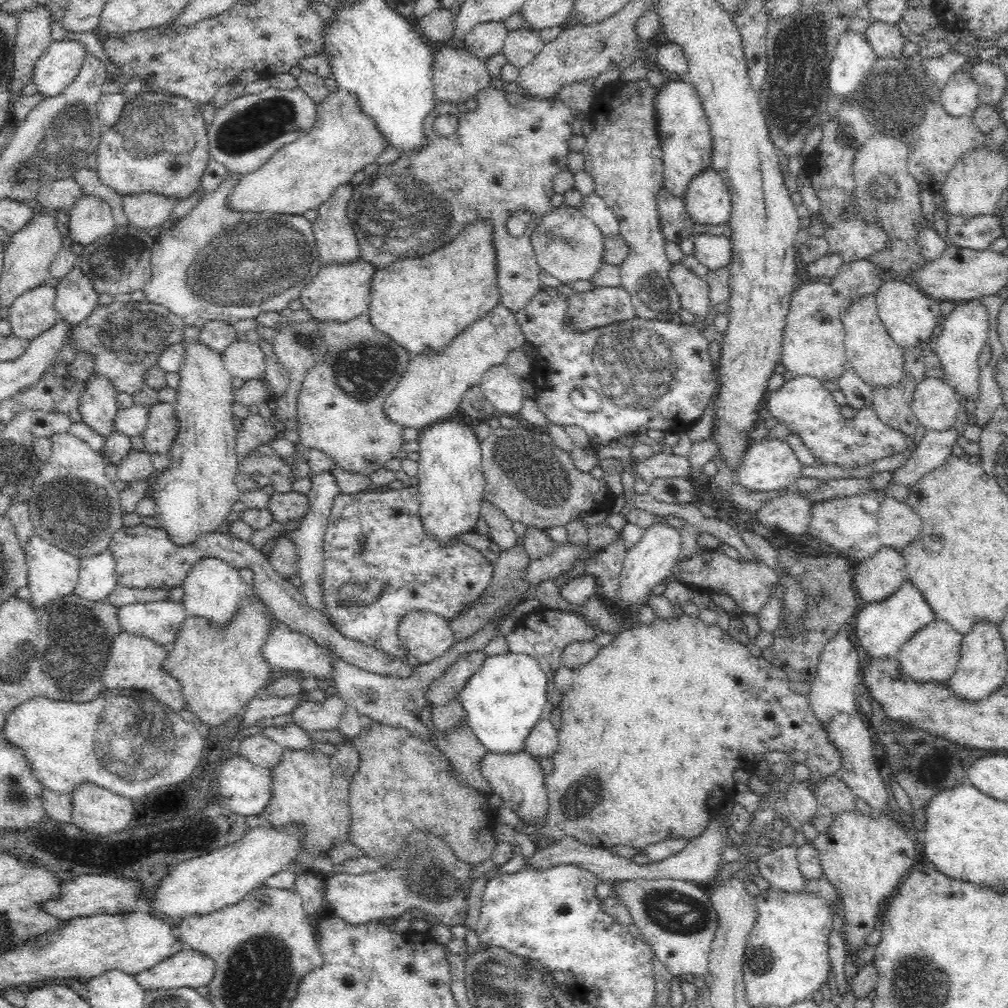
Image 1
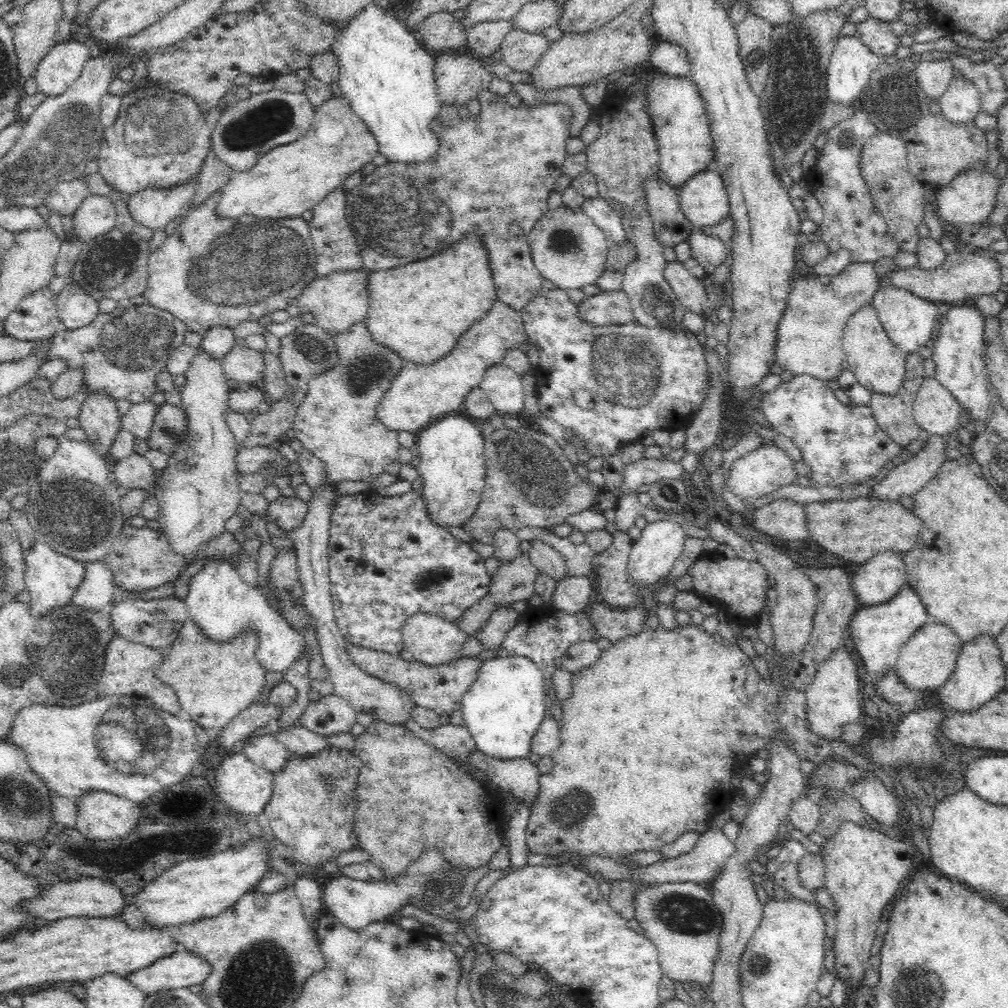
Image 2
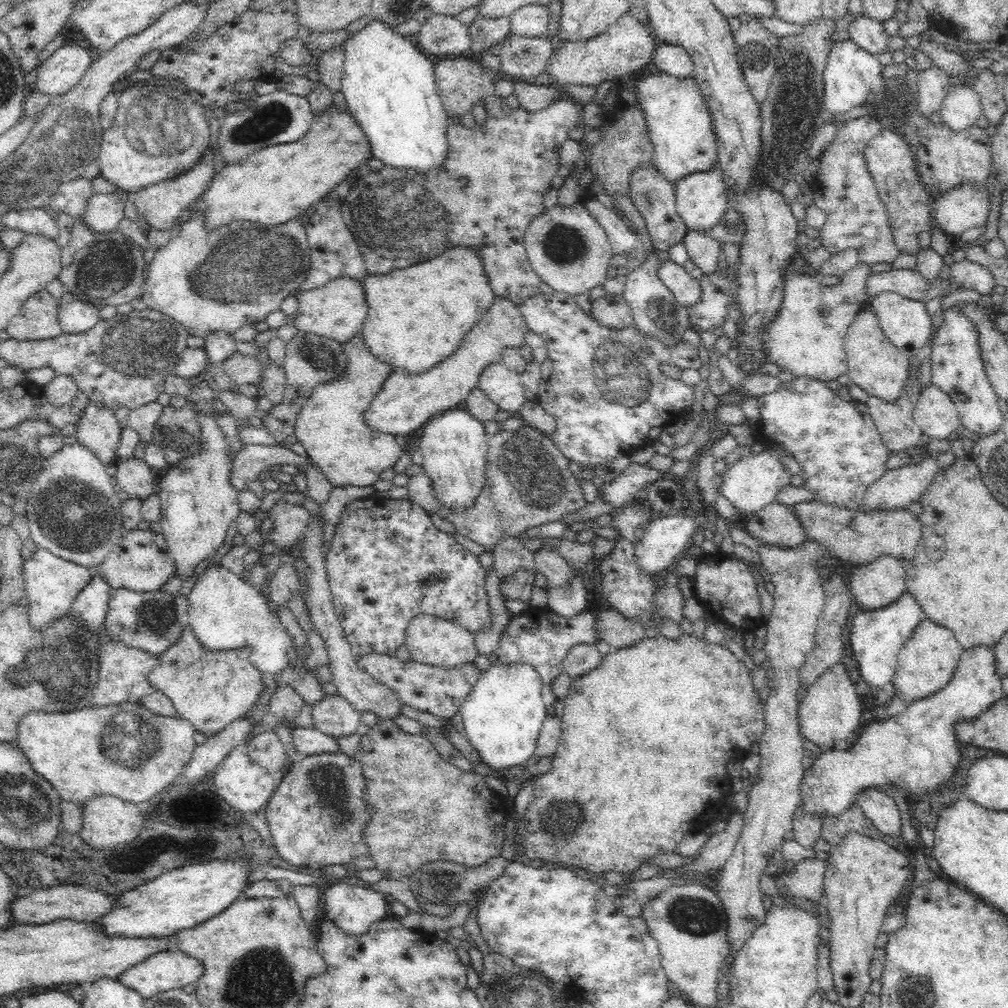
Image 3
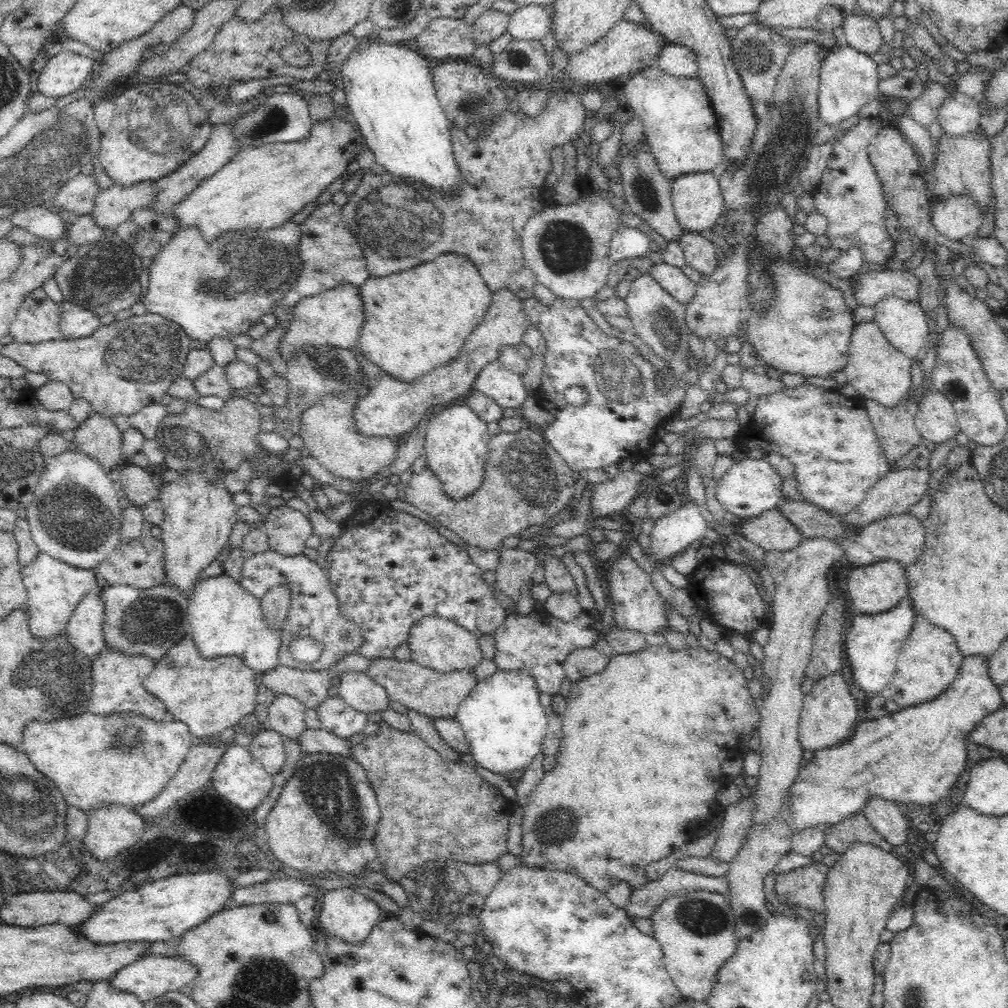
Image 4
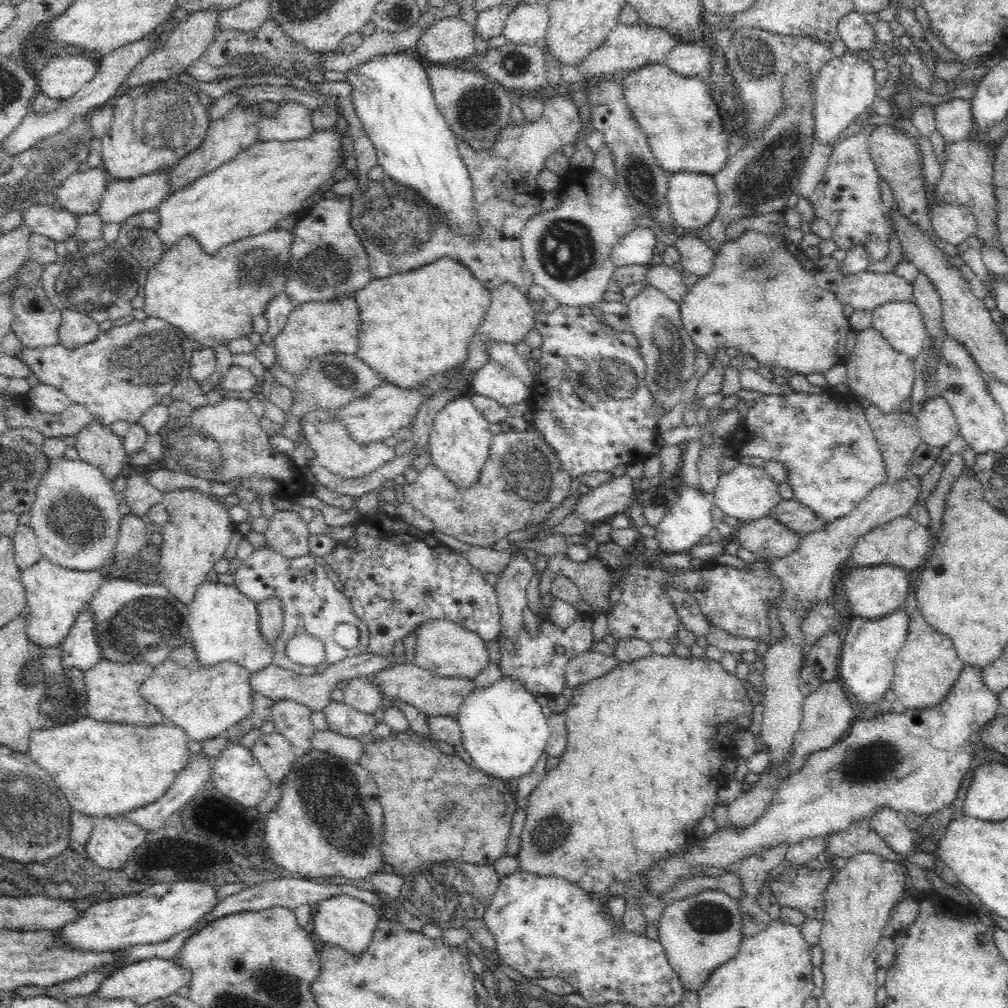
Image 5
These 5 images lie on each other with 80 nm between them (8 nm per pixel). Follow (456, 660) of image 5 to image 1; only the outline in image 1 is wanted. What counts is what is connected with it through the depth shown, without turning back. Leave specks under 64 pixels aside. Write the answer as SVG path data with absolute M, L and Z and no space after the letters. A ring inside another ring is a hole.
M414 610L400 620L397 635L421 664L441 658L457 642L449 620L428 610Z

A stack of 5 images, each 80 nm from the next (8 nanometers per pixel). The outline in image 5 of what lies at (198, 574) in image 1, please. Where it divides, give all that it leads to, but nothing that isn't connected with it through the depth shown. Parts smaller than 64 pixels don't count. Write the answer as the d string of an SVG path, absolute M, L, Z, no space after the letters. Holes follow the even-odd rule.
M204 582L188 606L189 640L194 645L198 663L210 667L223 661L236 662L248 673L268 668L274 662L274 645L263 639L259 629L257 604L238 588L220 582Z

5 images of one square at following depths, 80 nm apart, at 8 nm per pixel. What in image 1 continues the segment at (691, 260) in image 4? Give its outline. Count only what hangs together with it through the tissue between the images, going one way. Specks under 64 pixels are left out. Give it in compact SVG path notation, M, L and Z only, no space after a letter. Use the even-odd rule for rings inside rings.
M694 233L693 237L693 255L704 263L709 271L729 266L732 256L730 235Z

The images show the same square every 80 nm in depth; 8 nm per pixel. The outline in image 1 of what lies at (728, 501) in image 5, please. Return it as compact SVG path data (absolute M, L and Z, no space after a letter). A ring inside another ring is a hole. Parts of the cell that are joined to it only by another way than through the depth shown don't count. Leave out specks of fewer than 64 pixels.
M765 439L756 441L747 448L743 459L735 470L735 484L741 484L746 490L768 492L770 490L793 487L795 482L803 477L802 464L798 461L792 448L783 439Z

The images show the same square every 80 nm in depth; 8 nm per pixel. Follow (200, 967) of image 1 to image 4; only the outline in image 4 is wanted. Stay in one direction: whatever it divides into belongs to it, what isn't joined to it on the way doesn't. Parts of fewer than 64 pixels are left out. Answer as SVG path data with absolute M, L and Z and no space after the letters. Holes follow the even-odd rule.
M146 954L138 960L118 972L109 980L113 990L122 990L130 994L135 994L142 1003L152 1001L168 992L178 991L182 986L192 984L198 976L197 966L191 962L178 958L177 956L167 956L166 954Z

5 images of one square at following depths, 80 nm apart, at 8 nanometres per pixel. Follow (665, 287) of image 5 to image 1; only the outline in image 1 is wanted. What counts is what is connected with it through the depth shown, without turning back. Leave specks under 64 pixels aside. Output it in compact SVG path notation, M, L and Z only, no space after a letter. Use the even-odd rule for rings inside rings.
M680 263L672 264L669 270L669 279L675 286L680 304L695 316L696 324L706 323L706 314L708 314L710 306L709 284L703 277L690 272Z

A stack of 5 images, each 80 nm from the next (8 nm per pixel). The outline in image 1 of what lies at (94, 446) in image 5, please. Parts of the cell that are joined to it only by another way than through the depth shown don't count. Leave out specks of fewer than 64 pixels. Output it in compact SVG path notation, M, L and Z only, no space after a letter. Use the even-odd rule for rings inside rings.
M93 373L87 378L80 396L78 409L82 420L105 439L114 432L114 418L119 409L117 392L112 383L101 374Z

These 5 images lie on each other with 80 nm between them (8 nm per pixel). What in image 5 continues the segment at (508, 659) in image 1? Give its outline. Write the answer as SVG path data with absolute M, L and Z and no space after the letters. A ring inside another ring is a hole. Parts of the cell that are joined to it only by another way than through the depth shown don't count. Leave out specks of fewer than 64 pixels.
M503 676L490 687L474 689L464 698L455 719L462 733L461 744L470 754L474 766L501 781L526 776L534 770L538 758L545 754L544 748L550 736L547 717L542 713L542 706L536 702L535 697L536 695L532 694L523 682L511 676Z

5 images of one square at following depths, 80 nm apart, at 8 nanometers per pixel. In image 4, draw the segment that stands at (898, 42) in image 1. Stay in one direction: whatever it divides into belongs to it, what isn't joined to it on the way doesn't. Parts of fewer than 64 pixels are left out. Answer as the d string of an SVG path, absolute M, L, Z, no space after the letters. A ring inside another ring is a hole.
M850 15L842 24L844 42L866 55L875 55L885 50L880 29L875 19L867 15Z

